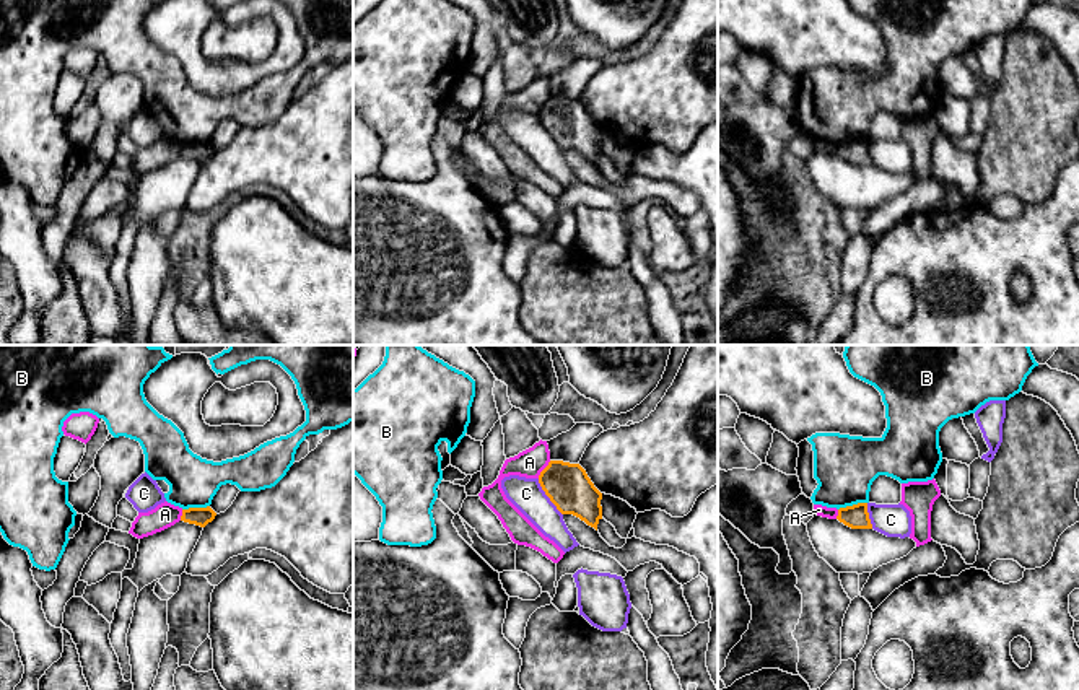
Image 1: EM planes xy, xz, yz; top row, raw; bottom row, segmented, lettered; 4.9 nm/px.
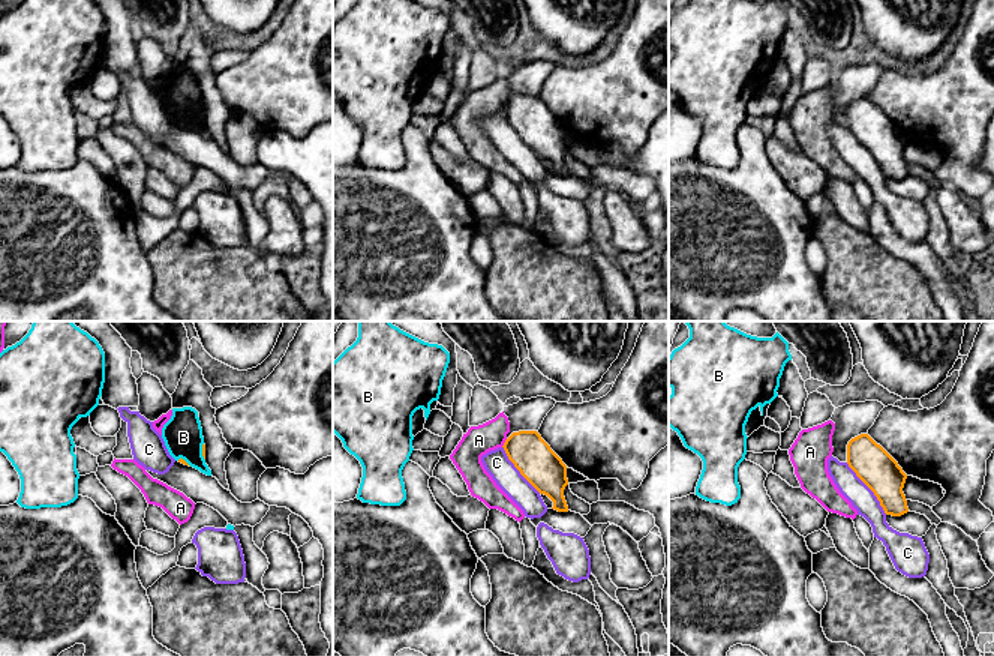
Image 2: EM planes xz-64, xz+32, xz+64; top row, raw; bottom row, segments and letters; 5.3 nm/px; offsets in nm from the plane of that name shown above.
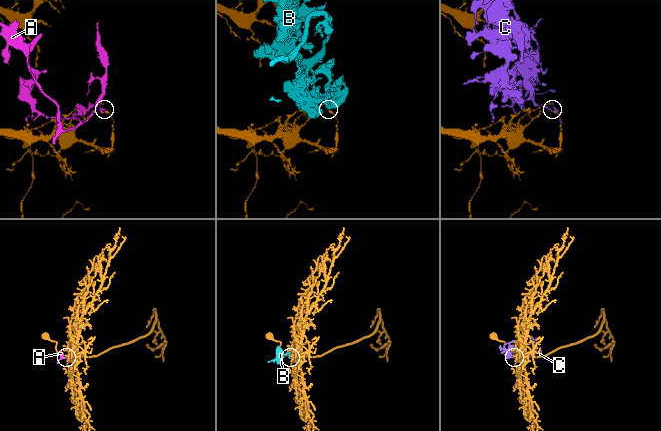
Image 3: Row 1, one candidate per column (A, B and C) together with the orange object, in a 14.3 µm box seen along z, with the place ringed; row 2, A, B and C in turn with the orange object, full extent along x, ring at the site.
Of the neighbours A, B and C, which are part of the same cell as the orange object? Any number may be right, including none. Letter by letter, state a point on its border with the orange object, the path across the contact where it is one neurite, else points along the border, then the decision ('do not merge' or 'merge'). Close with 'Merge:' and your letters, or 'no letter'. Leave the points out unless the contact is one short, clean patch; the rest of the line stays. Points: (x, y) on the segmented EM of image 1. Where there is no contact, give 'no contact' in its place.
A: meets orange in xz at (544, 469); border along xz (550, 461), (537, 477); do not merge
B: meets orange in yz at (853, 505); do not merge
C: meets orange in xz at (547, 495); do not merge
Merge: no letter

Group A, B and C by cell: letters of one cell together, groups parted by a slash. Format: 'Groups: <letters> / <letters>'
Groups: A / B / C

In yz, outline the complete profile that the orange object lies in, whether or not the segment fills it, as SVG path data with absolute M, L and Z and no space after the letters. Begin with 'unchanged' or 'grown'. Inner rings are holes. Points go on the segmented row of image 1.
unchanged | M867 503L840 508L837 519L851 529L872 529Z

